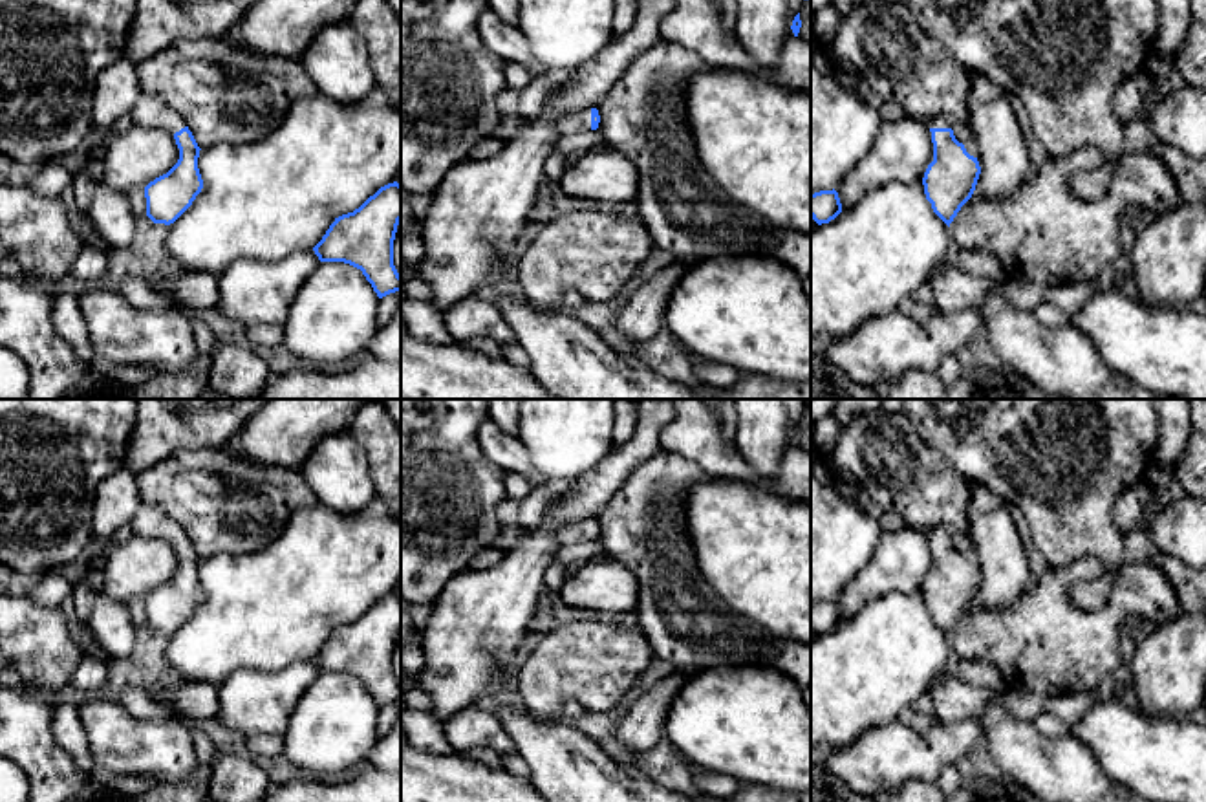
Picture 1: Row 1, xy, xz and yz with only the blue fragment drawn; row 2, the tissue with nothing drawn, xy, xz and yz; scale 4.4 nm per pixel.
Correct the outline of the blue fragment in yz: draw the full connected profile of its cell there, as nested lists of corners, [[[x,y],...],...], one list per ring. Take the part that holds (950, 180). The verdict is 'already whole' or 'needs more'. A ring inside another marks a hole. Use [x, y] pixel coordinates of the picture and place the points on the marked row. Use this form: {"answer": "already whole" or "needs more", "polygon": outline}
{"answer": "needs more", "polygon": [[[942,119],[926,123],[931,132],[933,161],[928,165],[922,185],[933,212],[950,227],[961,207],[972,198],[981,167],[953,135],[952,125]]]}

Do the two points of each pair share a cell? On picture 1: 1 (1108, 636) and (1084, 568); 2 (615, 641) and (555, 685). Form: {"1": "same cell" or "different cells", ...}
{"1": "same cell", "2": "same cell"}

